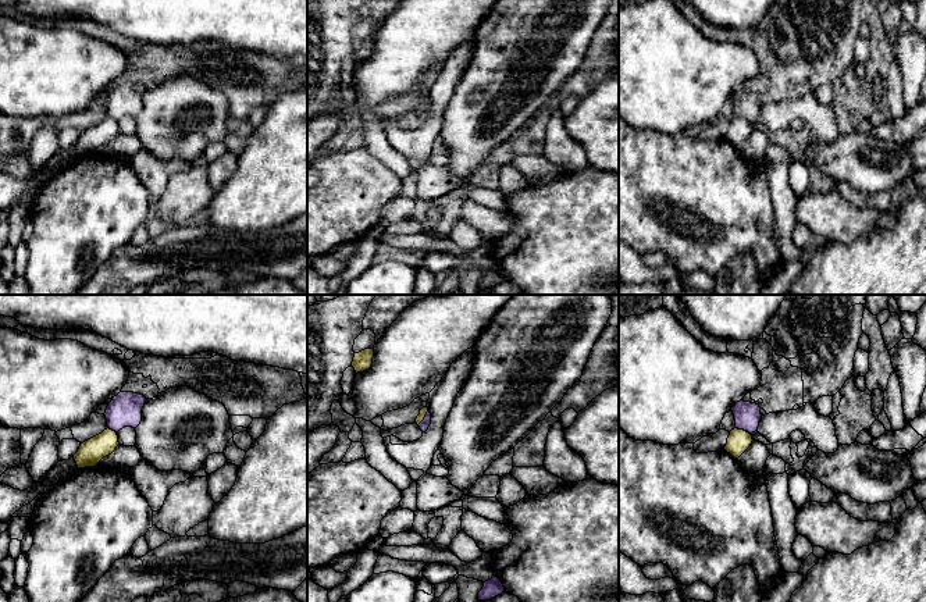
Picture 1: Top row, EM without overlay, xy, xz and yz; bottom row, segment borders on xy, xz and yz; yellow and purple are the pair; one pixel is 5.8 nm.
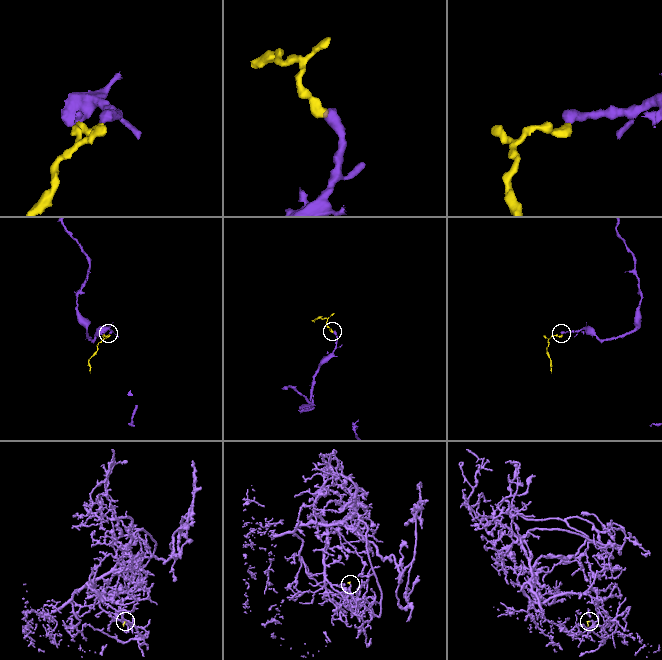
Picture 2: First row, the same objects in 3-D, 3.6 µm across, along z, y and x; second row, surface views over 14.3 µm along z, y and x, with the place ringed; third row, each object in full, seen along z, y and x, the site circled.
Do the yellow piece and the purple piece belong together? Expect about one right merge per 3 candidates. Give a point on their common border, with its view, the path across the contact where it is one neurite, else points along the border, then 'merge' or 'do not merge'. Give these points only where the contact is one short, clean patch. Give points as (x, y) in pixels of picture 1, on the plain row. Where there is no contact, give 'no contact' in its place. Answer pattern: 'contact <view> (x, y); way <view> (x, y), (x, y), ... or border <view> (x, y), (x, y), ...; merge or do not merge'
contact xz (424, 104); border xz (428, 99), (417, 113); do not merge

